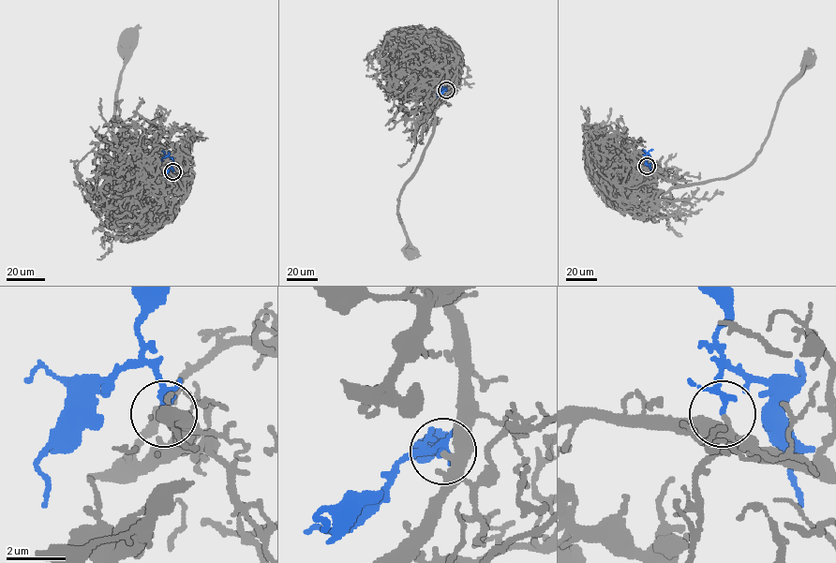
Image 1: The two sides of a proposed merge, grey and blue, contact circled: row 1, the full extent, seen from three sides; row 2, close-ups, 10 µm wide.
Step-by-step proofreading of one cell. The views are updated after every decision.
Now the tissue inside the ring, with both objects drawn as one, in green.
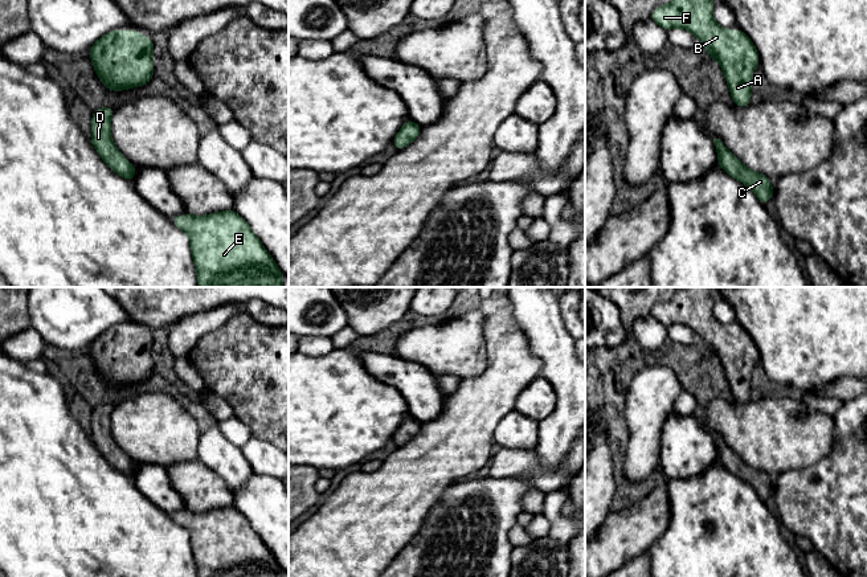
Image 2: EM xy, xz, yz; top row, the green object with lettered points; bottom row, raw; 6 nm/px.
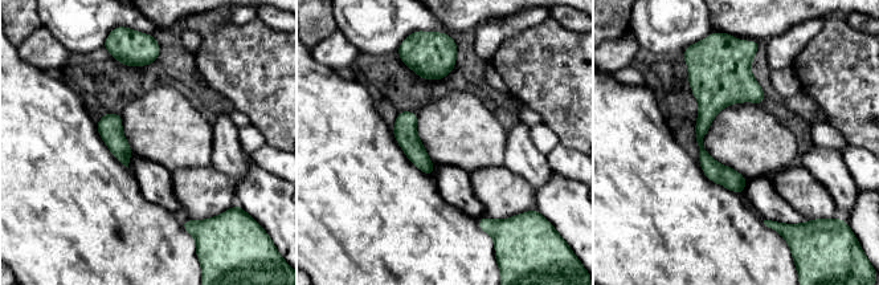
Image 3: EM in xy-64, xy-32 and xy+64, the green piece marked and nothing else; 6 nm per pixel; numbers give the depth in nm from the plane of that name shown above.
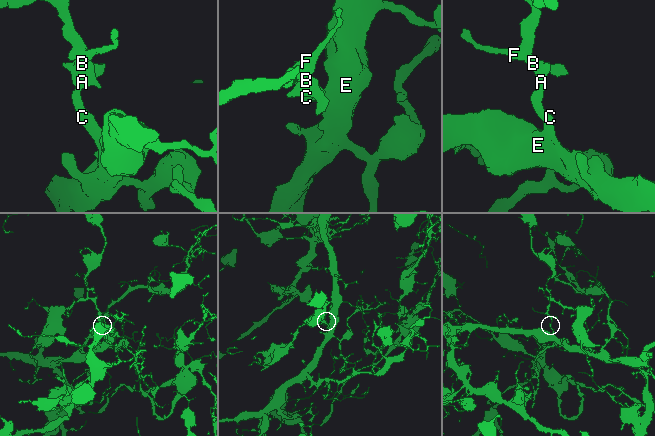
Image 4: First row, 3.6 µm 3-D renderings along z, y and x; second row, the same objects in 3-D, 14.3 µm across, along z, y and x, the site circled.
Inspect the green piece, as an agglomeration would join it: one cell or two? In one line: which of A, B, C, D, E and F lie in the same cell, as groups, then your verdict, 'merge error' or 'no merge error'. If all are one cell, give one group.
groups A B C D E F; no merge error

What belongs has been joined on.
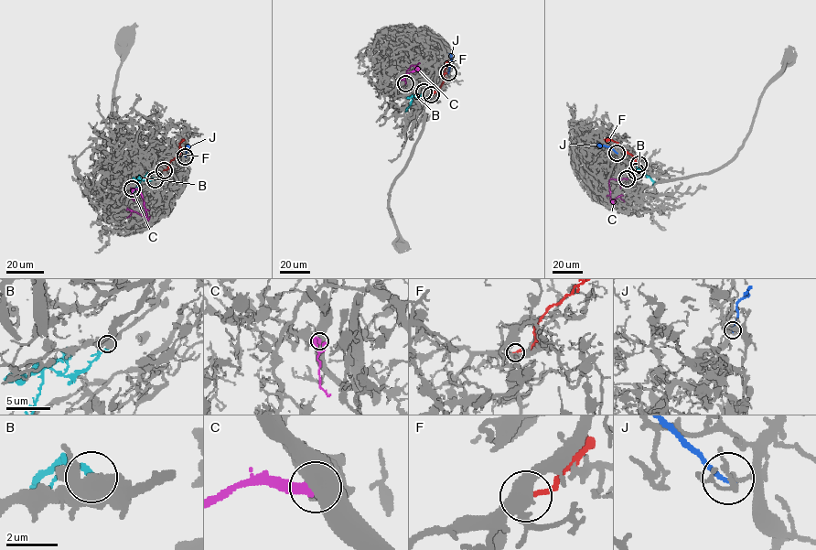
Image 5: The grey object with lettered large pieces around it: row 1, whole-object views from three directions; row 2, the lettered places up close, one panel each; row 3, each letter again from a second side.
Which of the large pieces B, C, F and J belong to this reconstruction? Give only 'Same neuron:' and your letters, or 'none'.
Same neuron: B

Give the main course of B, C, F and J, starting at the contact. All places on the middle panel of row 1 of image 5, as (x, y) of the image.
B: (424, 91), (420, 96), (413, 96), (405, 109)
C: (405, 83), (410, 67), (417, 67), (402, 80)
F: (431, 94), (443, 82), (445, 62)
J: (448, 73), (451, 60), (449, 54)

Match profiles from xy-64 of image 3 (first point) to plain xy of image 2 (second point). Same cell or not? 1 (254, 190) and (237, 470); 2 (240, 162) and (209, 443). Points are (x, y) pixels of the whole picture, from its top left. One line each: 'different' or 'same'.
1: different
2: same

